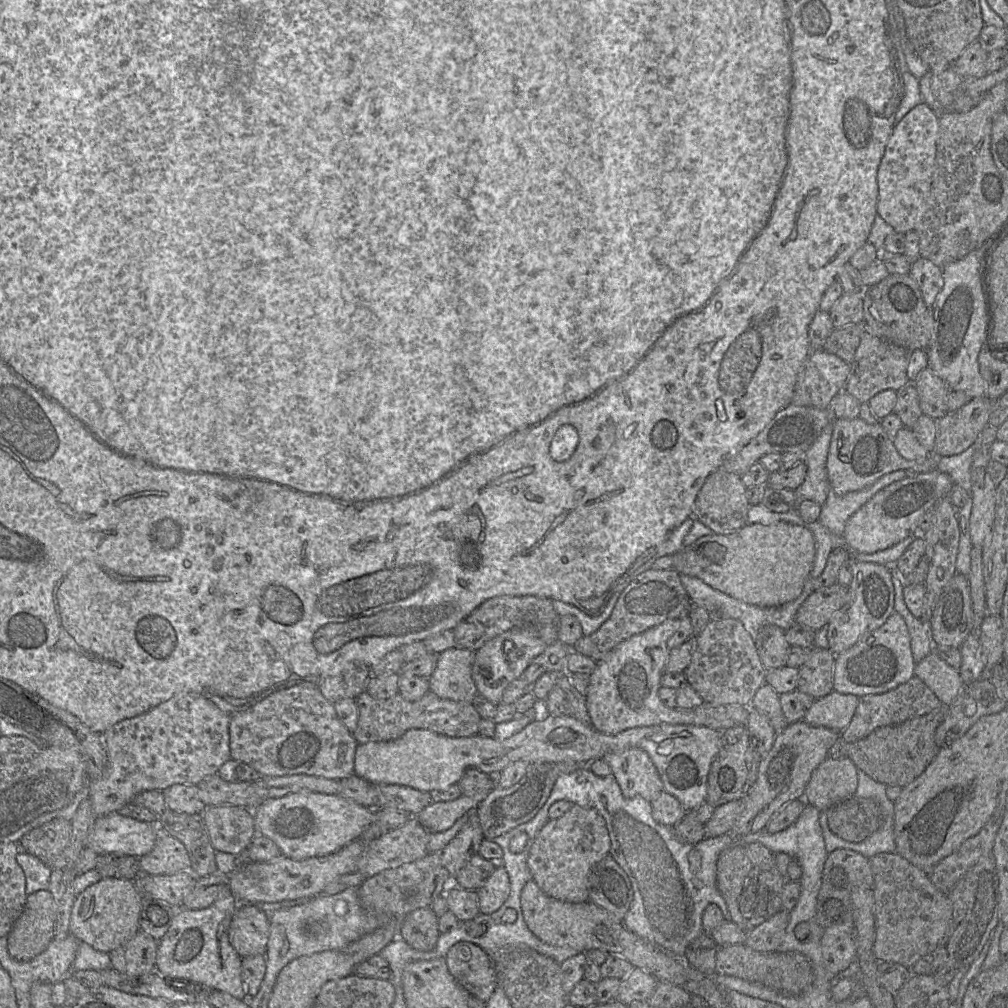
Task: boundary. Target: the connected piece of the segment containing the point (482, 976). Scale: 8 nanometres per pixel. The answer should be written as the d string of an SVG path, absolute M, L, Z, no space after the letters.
M460 941L448 950L444 958L454 979L486 1003L497 985L496 969L488 954L476 944Z

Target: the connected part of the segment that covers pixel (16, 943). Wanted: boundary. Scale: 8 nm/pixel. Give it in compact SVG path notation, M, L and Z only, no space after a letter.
M48 890L29 895L22 914L7 937L9 955L26 962L42 953L55 934L56 905Z

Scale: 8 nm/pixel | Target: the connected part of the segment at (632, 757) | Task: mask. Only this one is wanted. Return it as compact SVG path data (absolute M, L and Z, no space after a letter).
M629 748L610 752L602 759L609 765L624 797L641 796L651 802L663 791L657 770L644 750Z

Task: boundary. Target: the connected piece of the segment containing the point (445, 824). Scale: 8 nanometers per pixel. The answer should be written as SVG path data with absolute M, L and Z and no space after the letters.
M489 791L472 796L461 795L452 801L432 801L415 817L430 833L449 829L459 818L474 810Z

